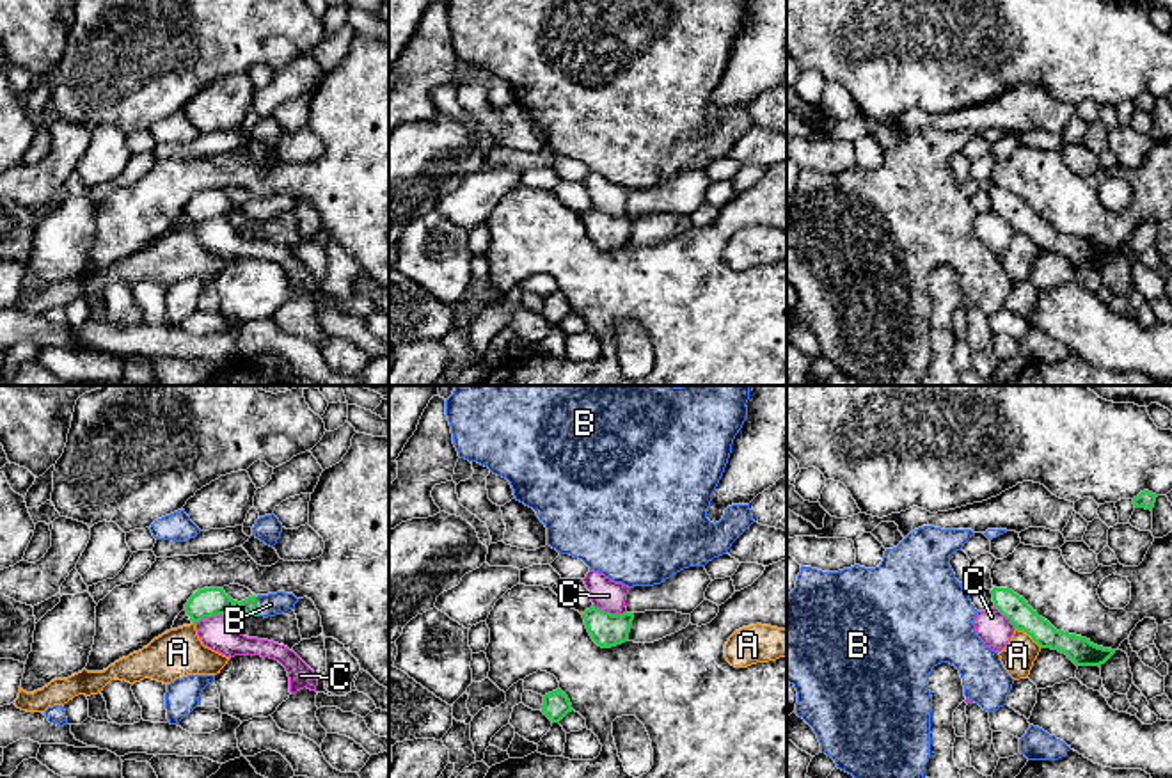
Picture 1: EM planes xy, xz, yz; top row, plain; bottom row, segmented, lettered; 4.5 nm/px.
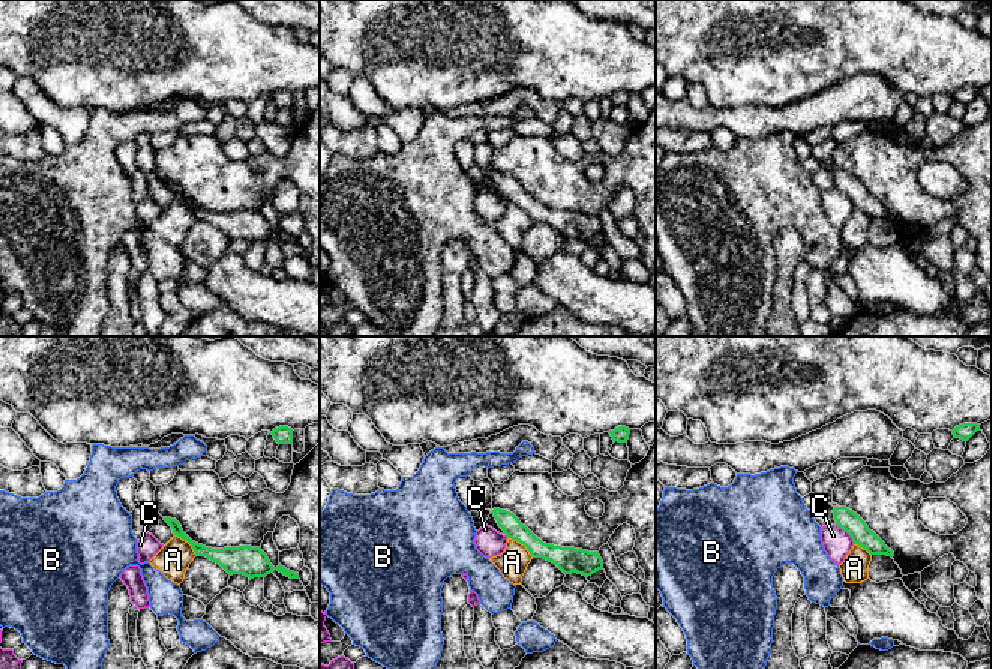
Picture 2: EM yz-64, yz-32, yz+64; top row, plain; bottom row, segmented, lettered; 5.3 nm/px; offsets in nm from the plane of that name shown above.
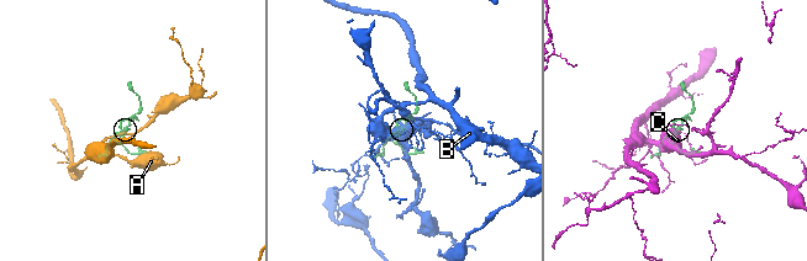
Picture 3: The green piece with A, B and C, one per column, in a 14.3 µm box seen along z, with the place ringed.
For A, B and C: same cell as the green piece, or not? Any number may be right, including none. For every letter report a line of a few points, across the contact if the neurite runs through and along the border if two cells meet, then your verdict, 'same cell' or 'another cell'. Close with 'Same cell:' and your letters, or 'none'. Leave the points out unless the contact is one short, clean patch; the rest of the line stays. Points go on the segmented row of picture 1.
A: line yz (1016, 627), (1025, 631), (1041, 647); another cell
B: same cell
C: line xz (593, 604), (611, 613), (625, 613); another cell
Same cell: B

